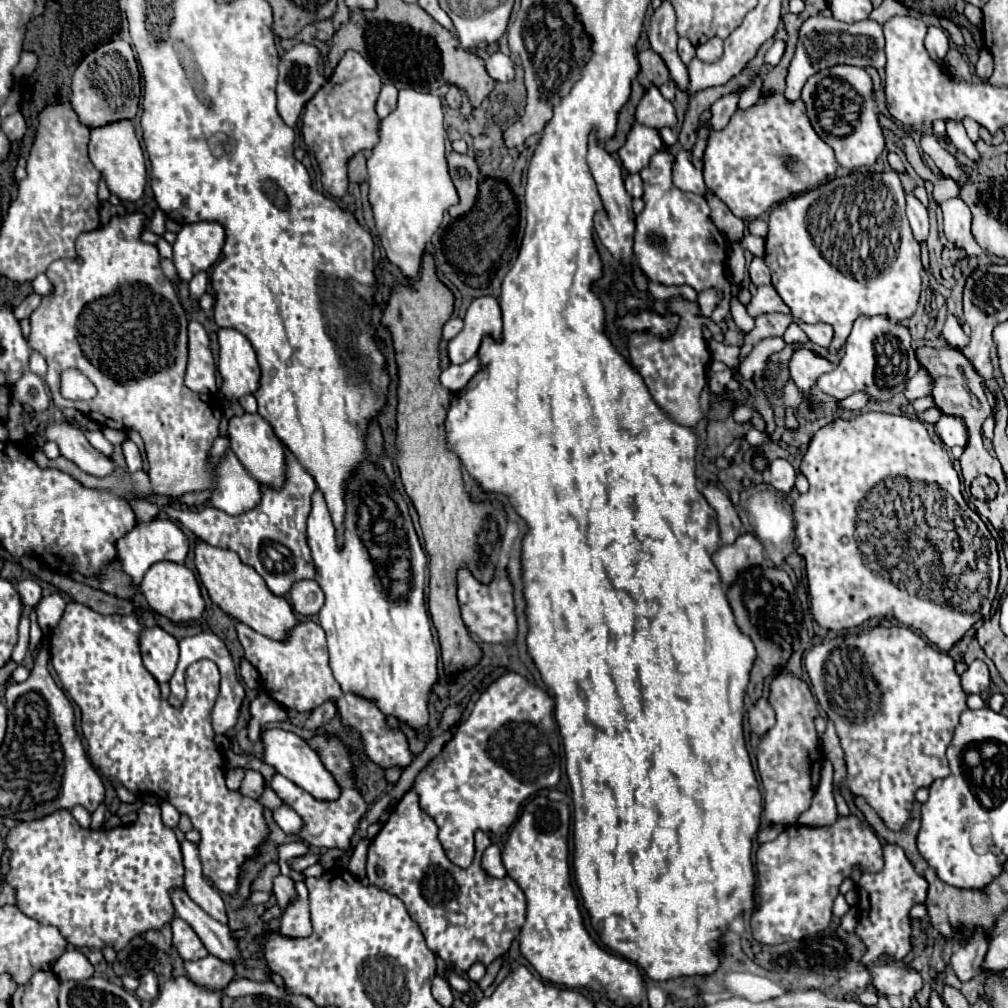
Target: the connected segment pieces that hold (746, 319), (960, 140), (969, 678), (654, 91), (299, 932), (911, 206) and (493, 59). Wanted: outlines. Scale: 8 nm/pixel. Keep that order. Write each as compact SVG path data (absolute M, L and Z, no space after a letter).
M734 283L734 285L732 285L732 291L730 291L730 313L732 313L734 323L736 323L744 333L748 333L750 329L754 329L754 319L748 315L746 307L738 301L738 291L740 291L740 287Z
M946 119L946 133L950 135L952 143L954 143L960 151L964 151L964 155L966 155L968 159L972 159L974 163L980 159L974 143L970 141L970 137L968 137L968 133L966 133L966 129L964 129L962 123L958 123L956 119Z
M974 661L962 673L962 687L968 695L980 694L982 689L988 689L991 683L987 665L982 661Z
M650 85L644 97L640 99L636 107L636 121L654 129L662 127L674 127L676 125L676 115L674 107L668 99L662 97L656 85Z
M296 881L296 899L288 903L280 931L286 933L288 937L308 937L312 933L310 925L310 909L308 909L308 889L304 881Z
M906 193L906 215L908 215L908 221L914 231L916 241L924 241L928 235L928 227L930 227L928 225L928 211L912 193Z
M494 53L488 57L486 61L486 69L488 69L488 75L496 81L502 81L502 83L508 83L514 79L514 63L508 55L504 53Z

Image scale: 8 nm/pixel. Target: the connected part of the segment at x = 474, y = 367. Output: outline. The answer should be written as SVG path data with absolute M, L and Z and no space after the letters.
M472 357L470 361L466 361L462 365L450 365L448 369L444 369L440 375L440 381L446 389L450 389L452 393L458 393L466 387L470 377L474 377L474 373L478 373L478 371L480 371L480 361L478 361L478 357Z

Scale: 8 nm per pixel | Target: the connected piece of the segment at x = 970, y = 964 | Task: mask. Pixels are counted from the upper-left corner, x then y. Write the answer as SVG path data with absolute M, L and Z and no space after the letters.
M976 929L972 941L968 941L958 951L954 951L950 963L952 963L952 969L954 969L956 977L962 983L970 981L978 973L986 951L988 951L988 937L984 935L982 929Z

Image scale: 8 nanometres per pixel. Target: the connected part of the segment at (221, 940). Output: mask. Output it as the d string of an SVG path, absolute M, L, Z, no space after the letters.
M174 891L172 893L174 909L180 919L184 919L196 935L202 939L206 945L208 953L216 955L222 961L240 961L240 951L236 941L230 937L230 927L212 919L208 913L204 913L184 891Z

